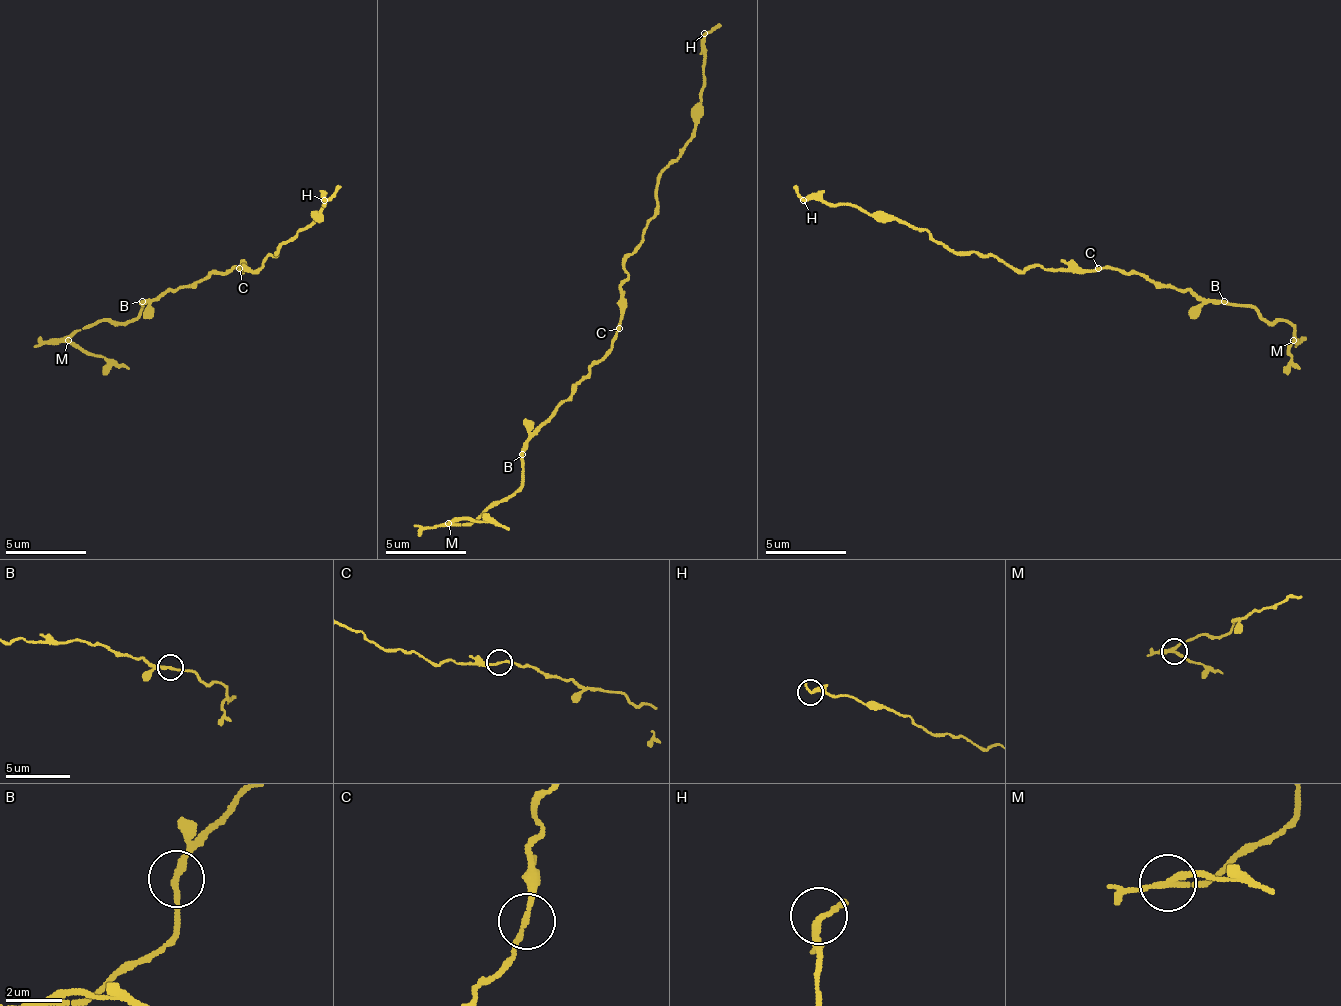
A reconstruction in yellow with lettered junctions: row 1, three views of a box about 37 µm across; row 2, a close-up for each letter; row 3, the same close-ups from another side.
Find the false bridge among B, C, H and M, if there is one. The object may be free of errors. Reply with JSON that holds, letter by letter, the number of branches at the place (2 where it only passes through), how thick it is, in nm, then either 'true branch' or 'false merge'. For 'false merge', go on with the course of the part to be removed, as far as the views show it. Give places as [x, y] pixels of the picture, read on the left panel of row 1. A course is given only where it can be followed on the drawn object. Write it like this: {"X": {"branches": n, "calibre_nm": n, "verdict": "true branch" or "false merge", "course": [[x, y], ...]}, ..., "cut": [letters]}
{"B": {"branches": 2, "calibre_nm": 240, "verdict": "true branch"}, "C": {"branches": 2, "calibre_nm": 180, "verdict": "true branch"}, "H": {"branches": 3, "calibre_nm": 200, "verdict": "true branch"}, "M": {"branches": 3, "calibre_nm": 200, "verdict": "false merge", "course": [[69, 341], [114, 357], [130, 370]]}, "cut": ["M"]}

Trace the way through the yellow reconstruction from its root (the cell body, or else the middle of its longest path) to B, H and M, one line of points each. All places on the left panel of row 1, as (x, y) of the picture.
B: (235, 268), (211, 272), (195, 285), (166, 289), (154, 301), (142, 301)
H: (235, 268), (247, 268), (243, 264), (259, 268), (267, 256), (276, 256), (276, 252), (324, 208), (324, 200)
M: (235, 268), (211, 272), (195, 285), (166, 289), (154, 301), (146, 301), (130, 321), (97, 321), (69, 341)

